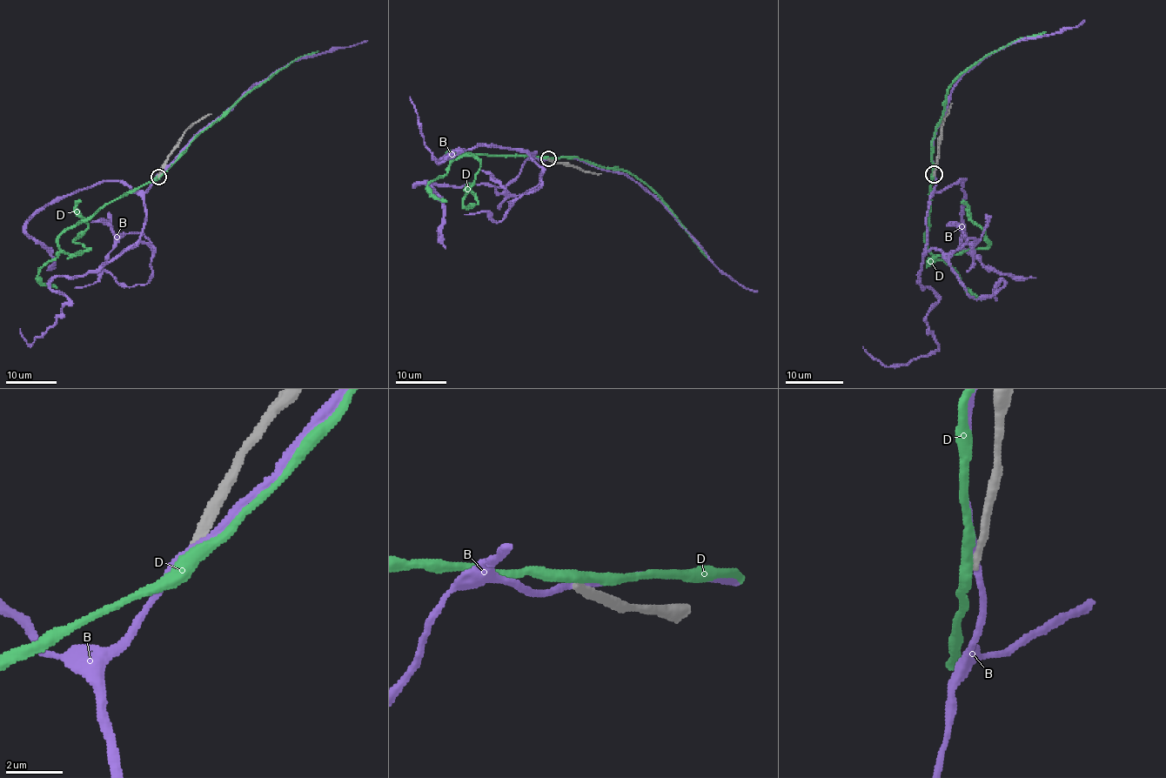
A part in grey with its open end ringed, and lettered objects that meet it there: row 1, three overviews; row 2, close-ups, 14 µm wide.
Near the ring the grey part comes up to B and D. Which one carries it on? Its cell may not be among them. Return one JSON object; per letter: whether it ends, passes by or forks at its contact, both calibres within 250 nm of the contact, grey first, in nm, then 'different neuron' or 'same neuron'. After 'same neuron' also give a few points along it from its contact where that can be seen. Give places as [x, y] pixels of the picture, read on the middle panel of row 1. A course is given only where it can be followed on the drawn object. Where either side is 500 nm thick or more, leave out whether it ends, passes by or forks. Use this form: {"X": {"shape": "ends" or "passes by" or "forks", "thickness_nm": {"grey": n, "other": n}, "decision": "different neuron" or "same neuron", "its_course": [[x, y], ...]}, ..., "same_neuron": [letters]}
{"B": {"shape": "passes by", "thickness_nm": {"grey": 340, "other": 240}, "decision": "different neuron"}, "D": {"shape": "passes by", "thickness_nm": {"grey": 280, "other": 440}, "decision": "different neuron"}, "same_neuron": []}

